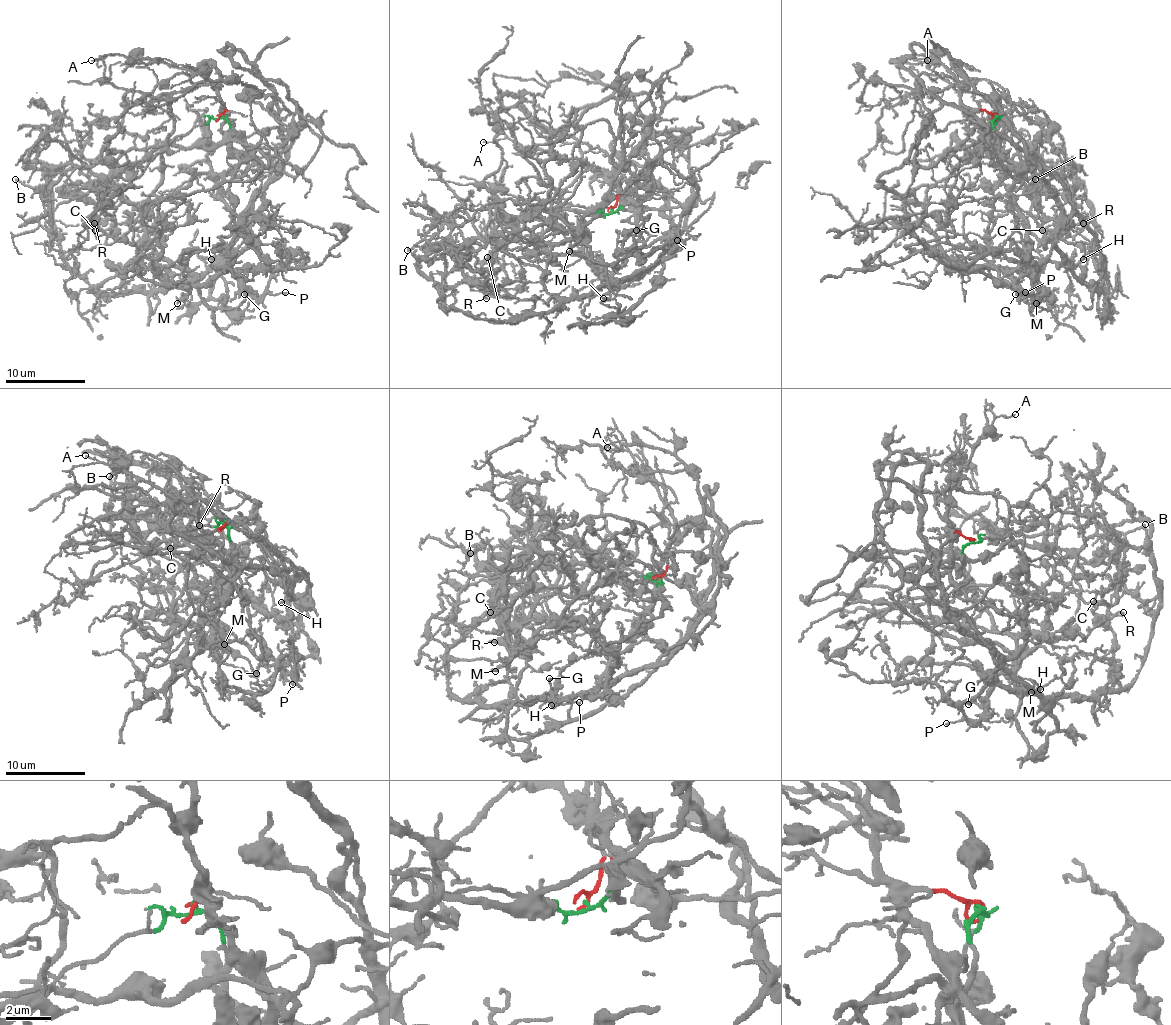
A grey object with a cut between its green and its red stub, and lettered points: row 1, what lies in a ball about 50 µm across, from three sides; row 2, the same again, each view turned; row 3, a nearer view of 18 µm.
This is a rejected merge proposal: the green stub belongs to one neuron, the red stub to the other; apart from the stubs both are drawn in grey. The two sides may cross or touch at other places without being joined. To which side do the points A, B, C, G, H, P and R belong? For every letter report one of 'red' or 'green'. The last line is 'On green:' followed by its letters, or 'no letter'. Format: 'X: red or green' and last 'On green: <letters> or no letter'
A: red
B: green
C: green
G: red
H: red
P: red
R: green
On green: B, C, R

